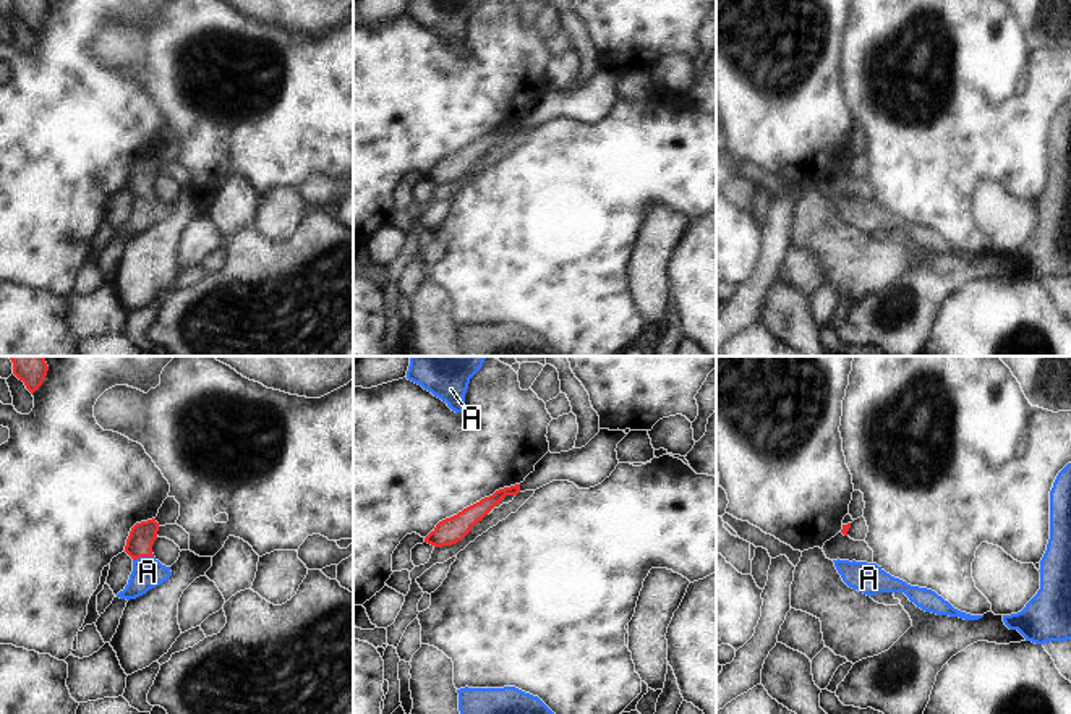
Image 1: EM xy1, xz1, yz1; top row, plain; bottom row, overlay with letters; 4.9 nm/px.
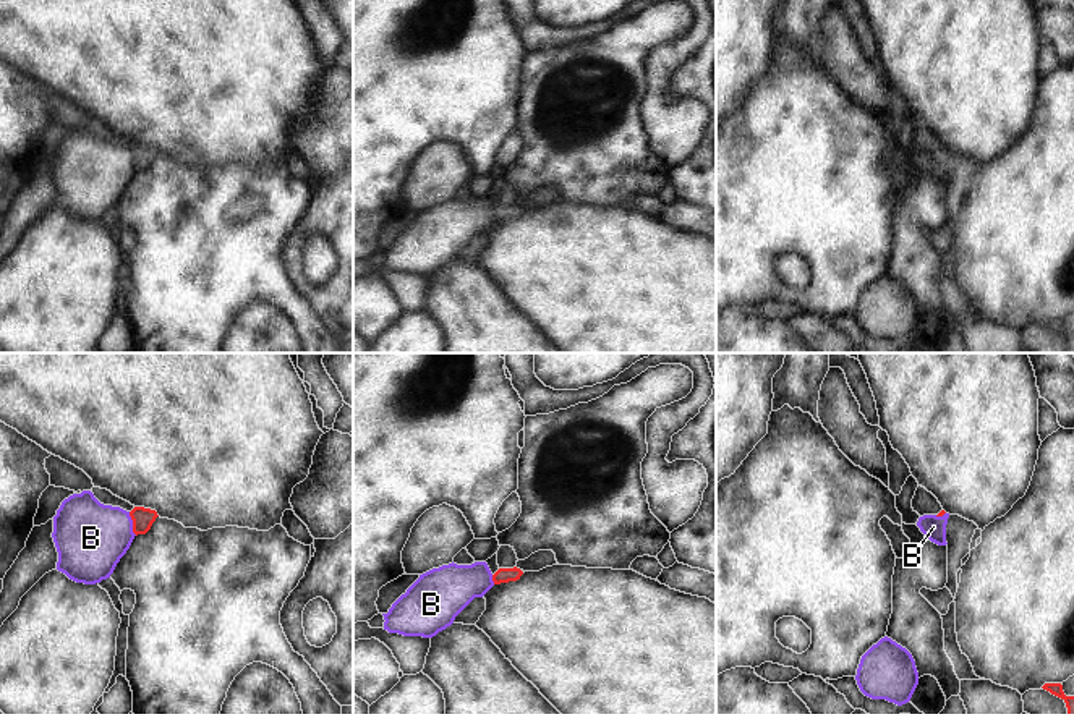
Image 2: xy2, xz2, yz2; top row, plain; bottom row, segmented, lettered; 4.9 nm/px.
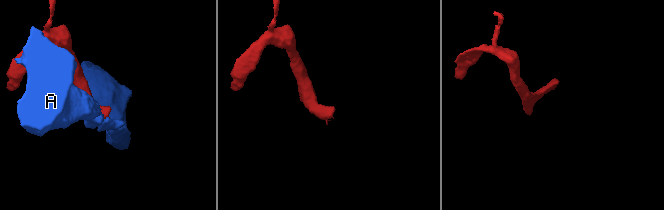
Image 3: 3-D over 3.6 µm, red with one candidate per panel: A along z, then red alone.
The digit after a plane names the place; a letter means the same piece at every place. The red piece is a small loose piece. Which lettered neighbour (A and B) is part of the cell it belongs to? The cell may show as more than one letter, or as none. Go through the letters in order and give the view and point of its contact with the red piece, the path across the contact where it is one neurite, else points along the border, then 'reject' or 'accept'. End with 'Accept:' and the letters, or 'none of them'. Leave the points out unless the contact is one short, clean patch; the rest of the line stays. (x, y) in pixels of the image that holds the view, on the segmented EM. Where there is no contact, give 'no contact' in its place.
A: contact xy1 (143, 556); way xy1 (143, 535), (143, 556), (148, 572); accept
B: contact xy2 (133, 523); border xy2 (128, 512), (136, 535); reject
Accept: A

